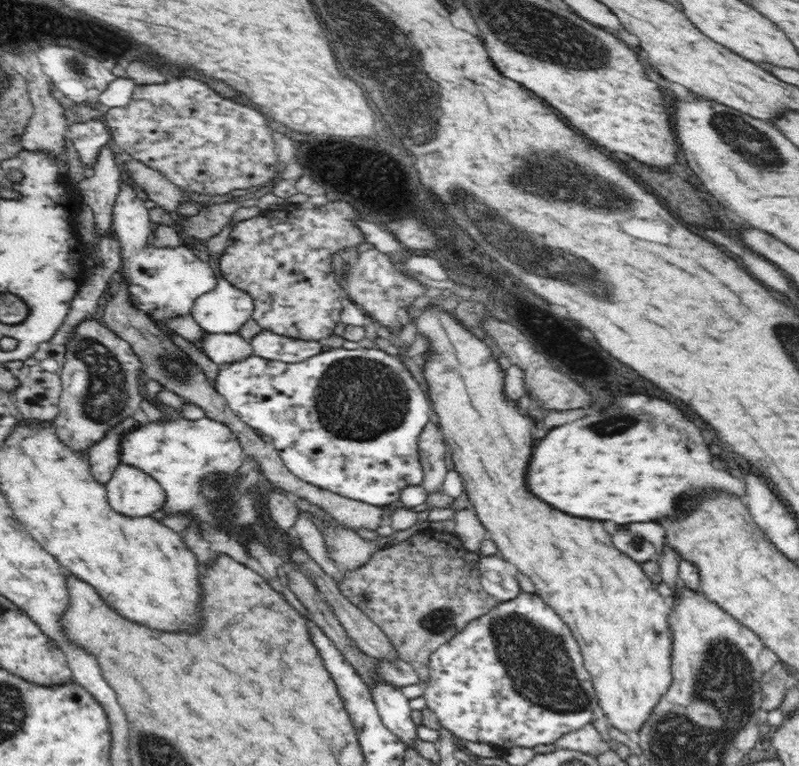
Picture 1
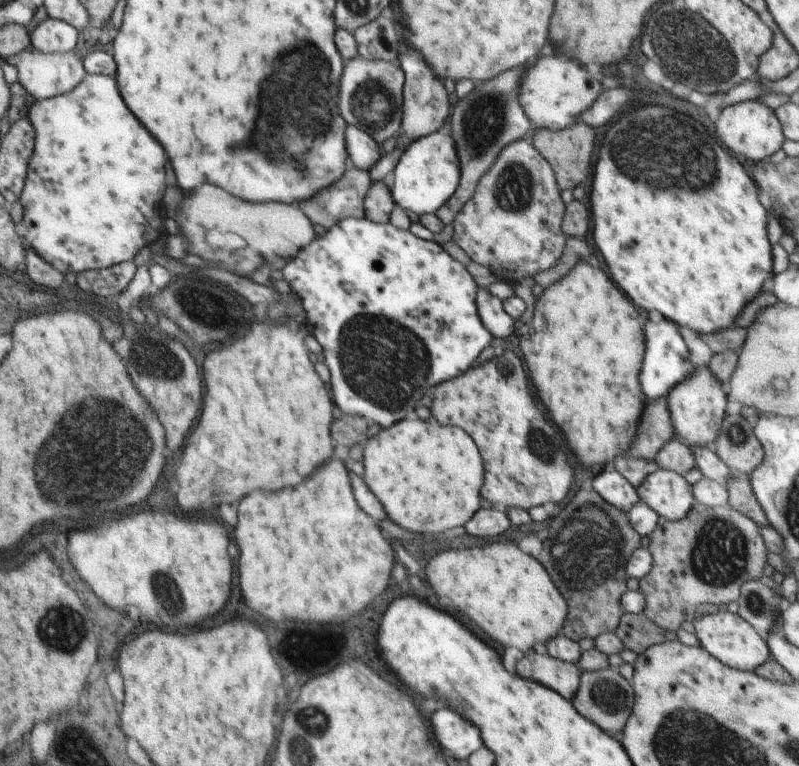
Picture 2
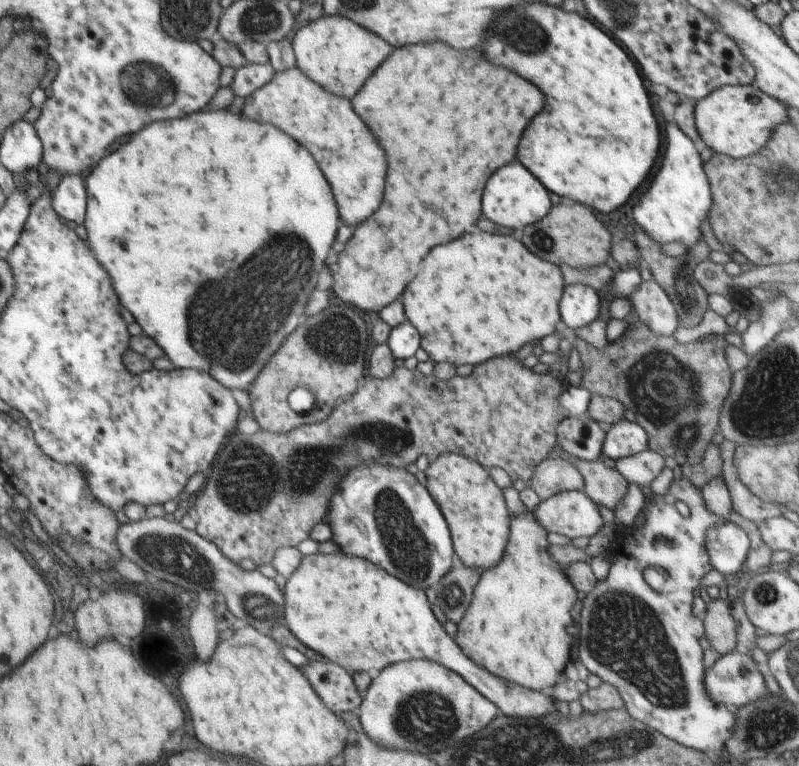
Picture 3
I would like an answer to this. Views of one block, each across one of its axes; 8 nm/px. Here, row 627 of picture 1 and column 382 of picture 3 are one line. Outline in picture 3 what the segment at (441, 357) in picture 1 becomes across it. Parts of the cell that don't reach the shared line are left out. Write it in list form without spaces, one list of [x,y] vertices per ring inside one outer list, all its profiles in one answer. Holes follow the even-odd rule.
[[[342,552],[336,554],[304,555],[300,566],[294,574],[286,579],[284,586],[284,624],[290,632],[310,650],[320,654],[327,661],[342,666],[351,674],[368,672],[373,675],[382,672],[387,666],[400,661],[410,661],[420,658],[434,660],[456,674],[460,674],[470,686],[474,686],[482,696],[493,702],[501,714],[516,718],[540,718],[548,714],[558,714],[565,710],[552,696],[550,690],[537,691],[497,678],[490,672],[482,670],[466,658],[458,643],[450,638],[446,630],[438,622],[433,613],[433,607],[423,590],[400,582],[396,576],[384,572],[382,568],[366,562],[362,558],[350,558]]]

